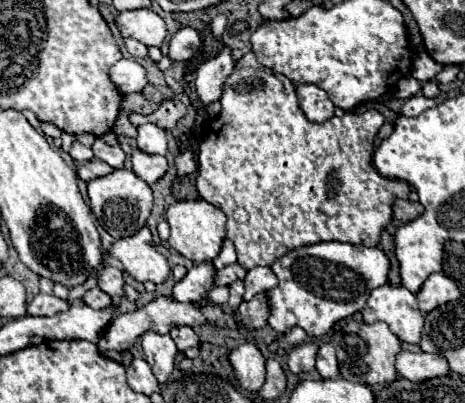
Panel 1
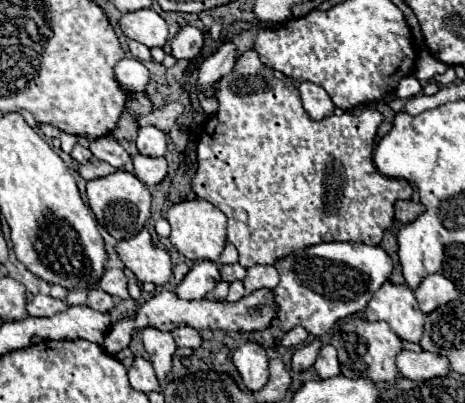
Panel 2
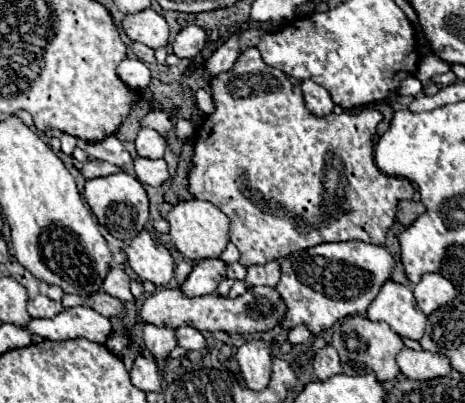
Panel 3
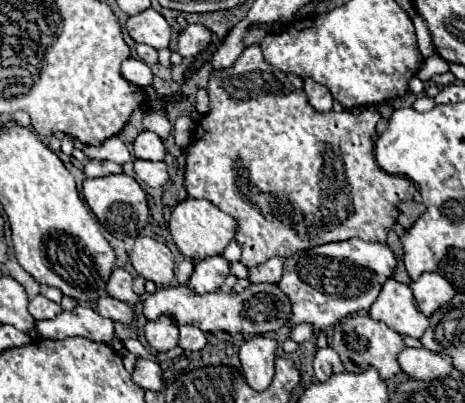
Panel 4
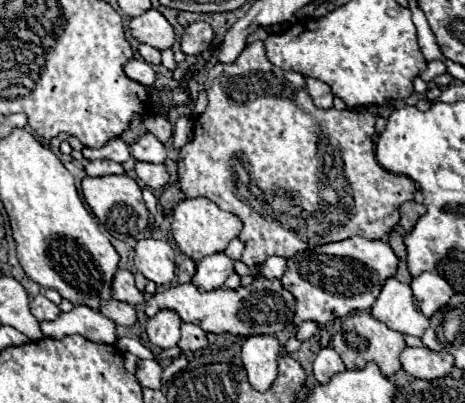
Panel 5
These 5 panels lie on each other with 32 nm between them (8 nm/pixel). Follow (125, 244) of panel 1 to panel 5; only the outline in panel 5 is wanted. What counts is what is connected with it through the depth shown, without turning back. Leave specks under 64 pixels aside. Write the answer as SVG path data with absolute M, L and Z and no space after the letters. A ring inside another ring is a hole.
M144 238L144 240L138 240L134 252L136 252L134 264L148 280L156 282L158 286L168 286L174 280L176 256L168 242Z

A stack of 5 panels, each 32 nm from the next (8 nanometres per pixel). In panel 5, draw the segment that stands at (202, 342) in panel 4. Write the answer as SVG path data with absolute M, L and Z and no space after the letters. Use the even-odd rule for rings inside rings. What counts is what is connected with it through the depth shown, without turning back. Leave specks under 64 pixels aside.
M192 322L182 324L182 336L178 342L182 350L202 350L206 348L206 344L208 344L206 332L198 324L192 324Z

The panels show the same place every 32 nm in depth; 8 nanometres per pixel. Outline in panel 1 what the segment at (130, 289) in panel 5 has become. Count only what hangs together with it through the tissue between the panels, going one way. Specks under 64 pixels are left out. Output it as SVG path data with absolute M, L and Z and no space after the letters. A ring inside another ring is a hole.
M106 266L98 276L98 286L110 296L126 296L124 292L124 274L114 266Z

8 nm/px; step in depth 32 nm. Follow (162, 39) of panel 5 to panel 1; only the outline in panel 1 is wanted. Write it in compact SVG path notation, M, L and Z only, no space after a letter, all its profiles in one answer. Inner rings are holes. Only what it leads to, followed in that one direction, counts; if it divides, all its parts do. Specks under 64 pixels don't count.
M128 10L120 12L116 24L124 38L134 38L146 46L162 46L168 36L166 22L154 10Z

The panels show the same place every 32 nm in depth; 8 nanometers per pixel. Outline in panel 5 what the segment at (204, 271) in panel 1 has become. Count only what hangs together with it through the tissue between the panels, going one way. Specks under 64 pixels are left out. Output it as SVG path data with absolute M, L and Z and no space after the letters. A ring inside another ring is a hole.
M216 252L198 262L192 284L196 284L200 290L222 288L232 272L234 272L234 260L228 258L224 252Z

